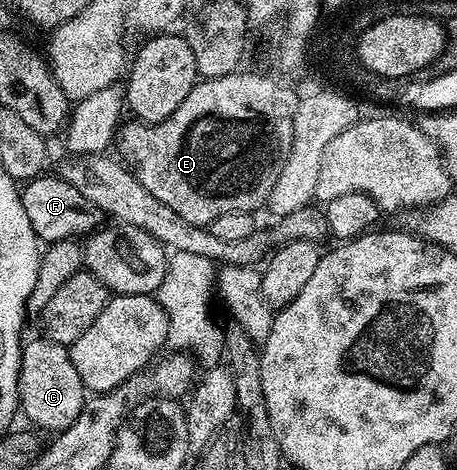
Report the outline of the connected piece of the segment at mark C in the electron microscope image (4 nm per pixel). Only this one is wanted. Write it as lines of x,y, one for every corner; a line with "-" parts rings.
44,339
26,340
21,350
17,396
23,417
25,413
31,424
38,425
33,427
60,431
79,419
79,411
87,400
87,390
79,379
79,371
75,371
75,363
71,363
66,346

